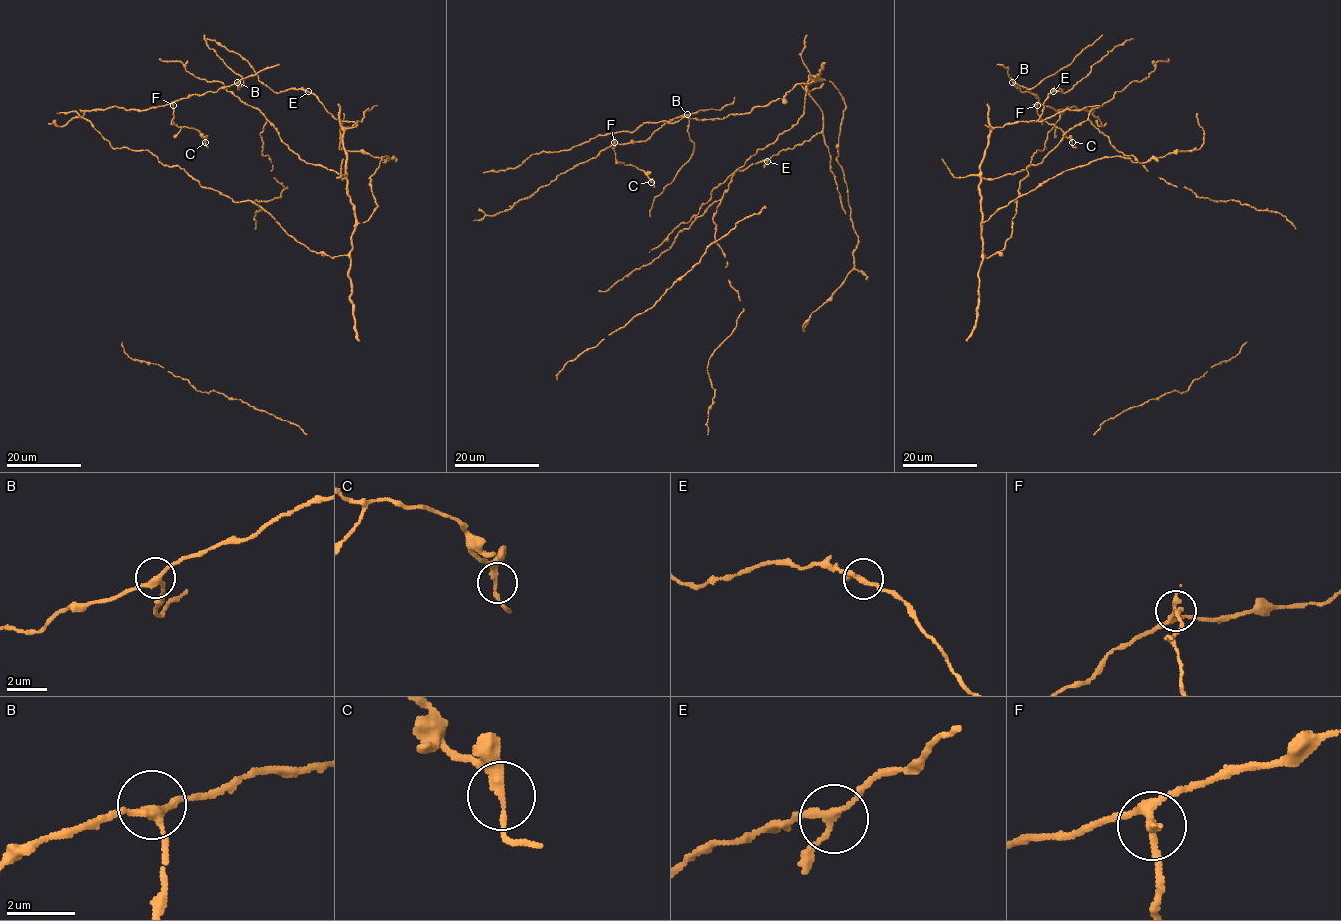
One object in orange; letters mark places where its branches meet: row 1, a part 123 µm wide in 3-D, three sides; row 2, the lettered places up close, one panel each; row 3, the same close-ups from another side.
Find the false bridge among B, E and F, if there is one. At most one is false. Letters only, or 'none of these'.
F

